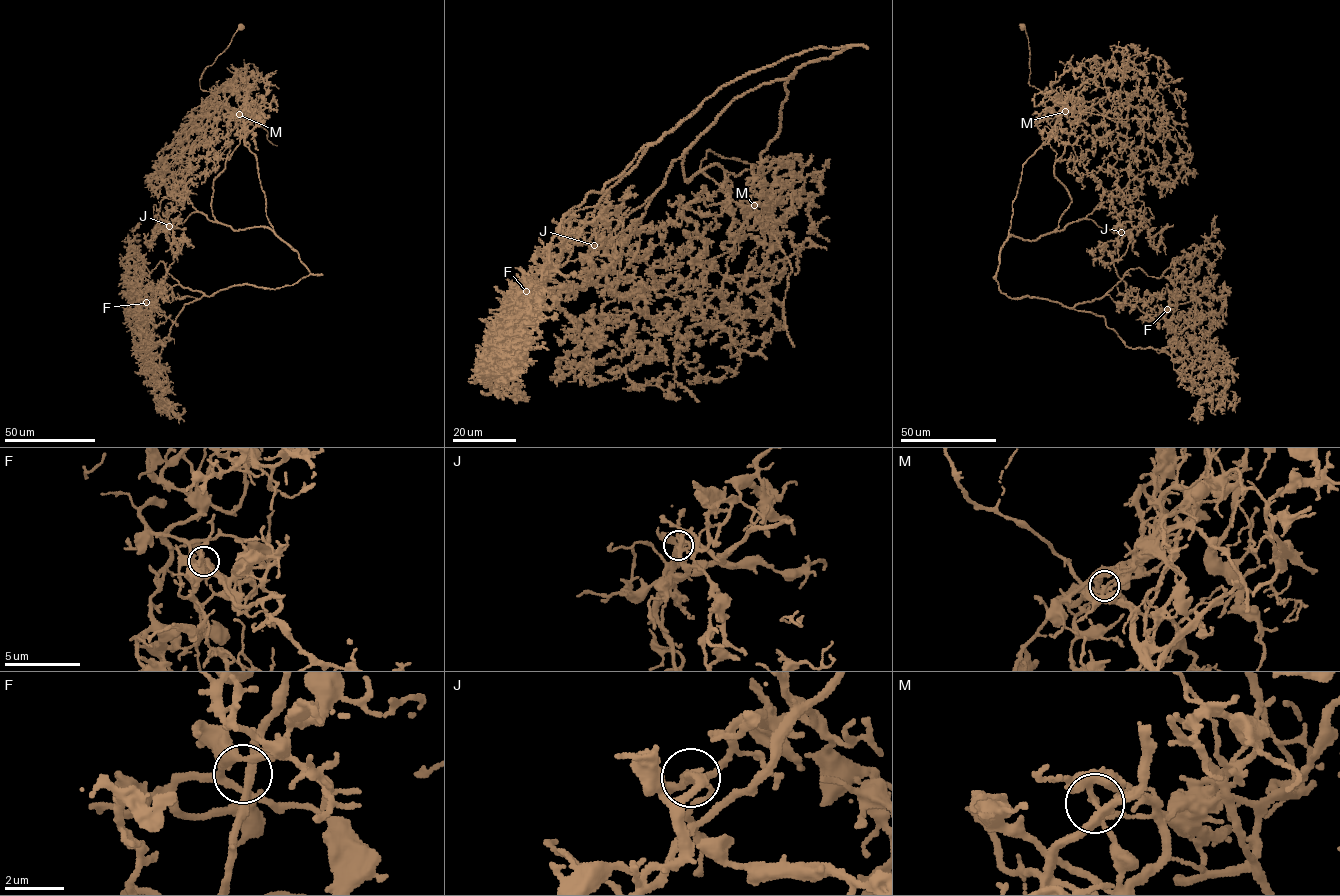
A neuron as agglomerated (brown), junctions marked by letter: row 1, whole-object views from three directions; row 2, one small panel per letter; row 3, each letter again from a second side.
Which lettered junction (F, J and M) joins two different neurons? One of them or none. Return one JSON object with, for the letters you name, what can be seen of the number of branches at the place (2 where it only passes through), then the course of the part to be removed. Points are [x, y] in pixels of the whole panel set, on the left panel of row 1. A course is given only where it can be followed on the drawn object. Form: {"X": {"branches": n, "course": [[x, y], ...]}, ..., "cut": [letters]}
{"M": {"branches": 3, "course": [[239, 114], [243, 111], [237, 115], [217, 95], [203, 91], [199, 80], [204, 70], [243, 26]]}, "cut": ["M"]}

